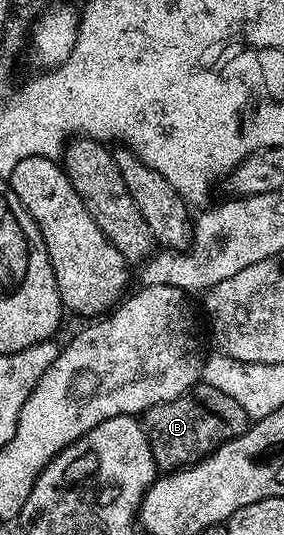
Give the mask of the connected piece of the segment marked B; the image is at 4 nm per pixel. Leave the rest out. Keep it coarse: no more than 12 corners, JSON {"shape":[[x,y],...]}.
{"shape":[[201,383],[145,410],[151,455],[184,469],[251,420]]}

